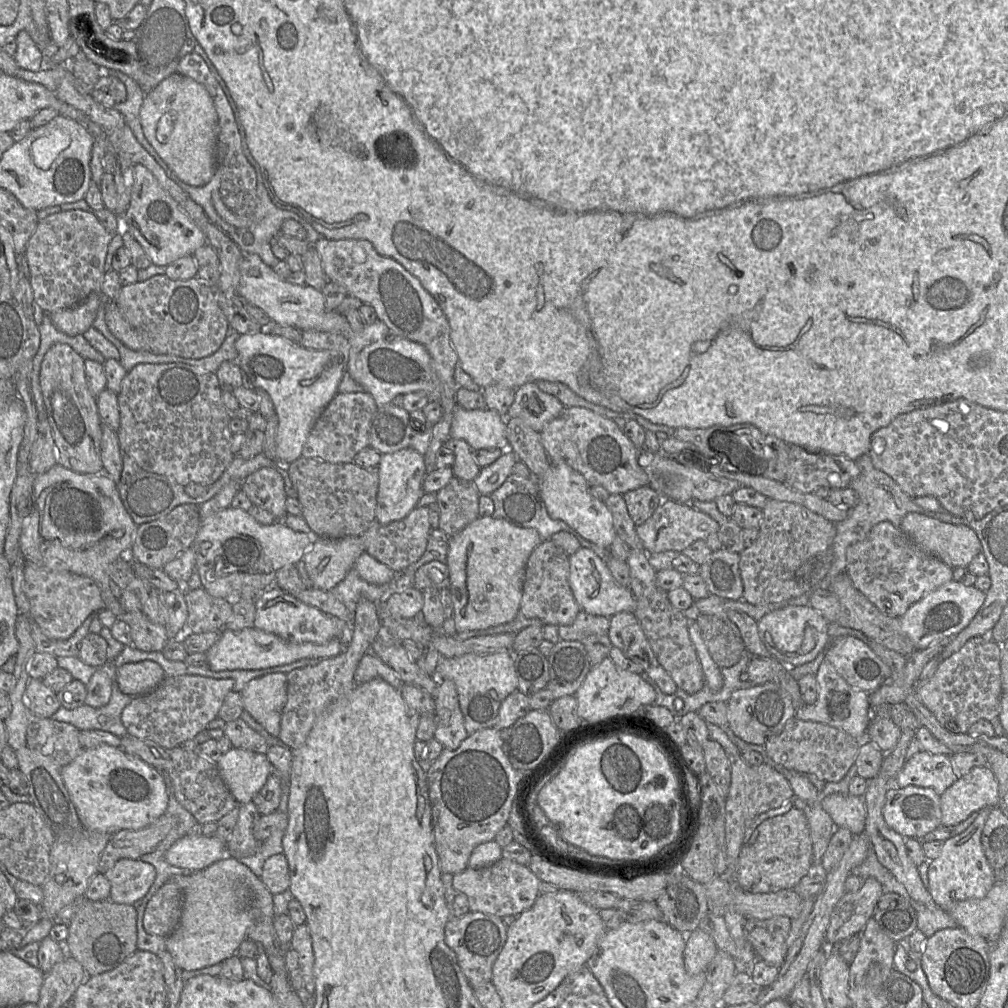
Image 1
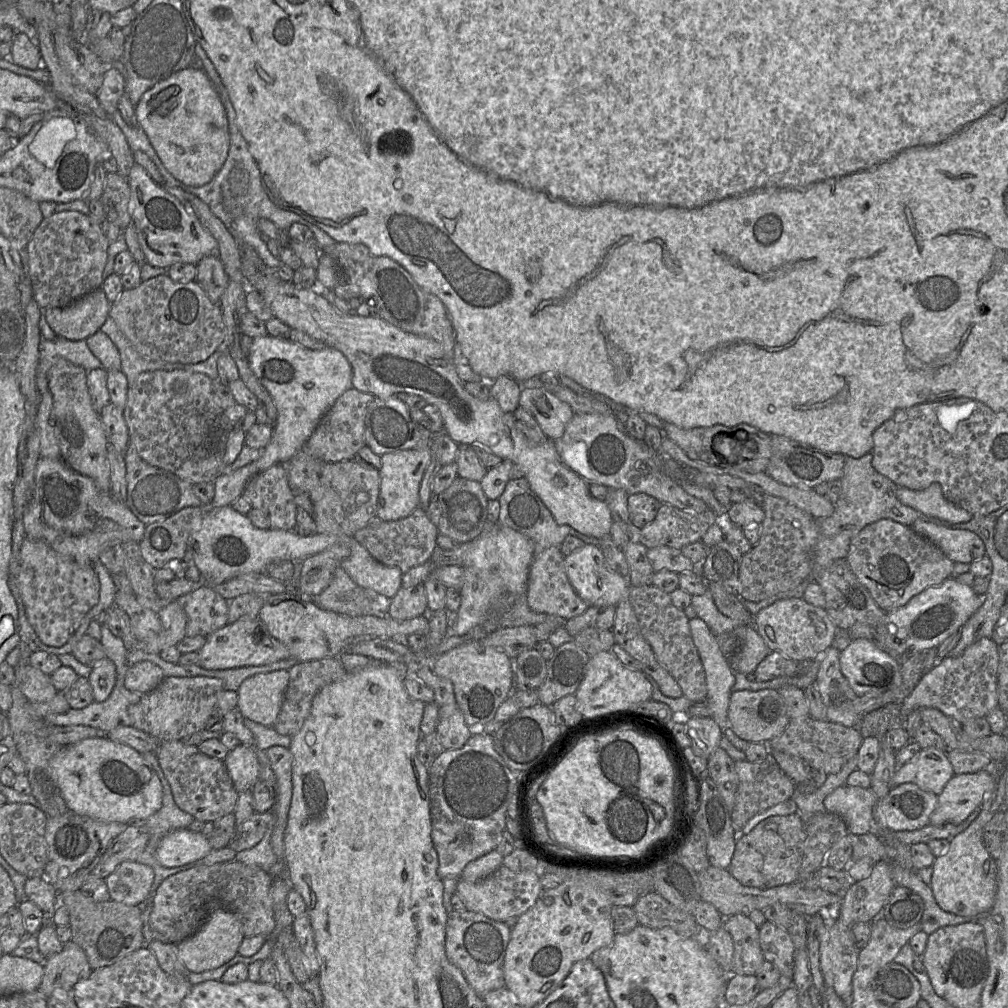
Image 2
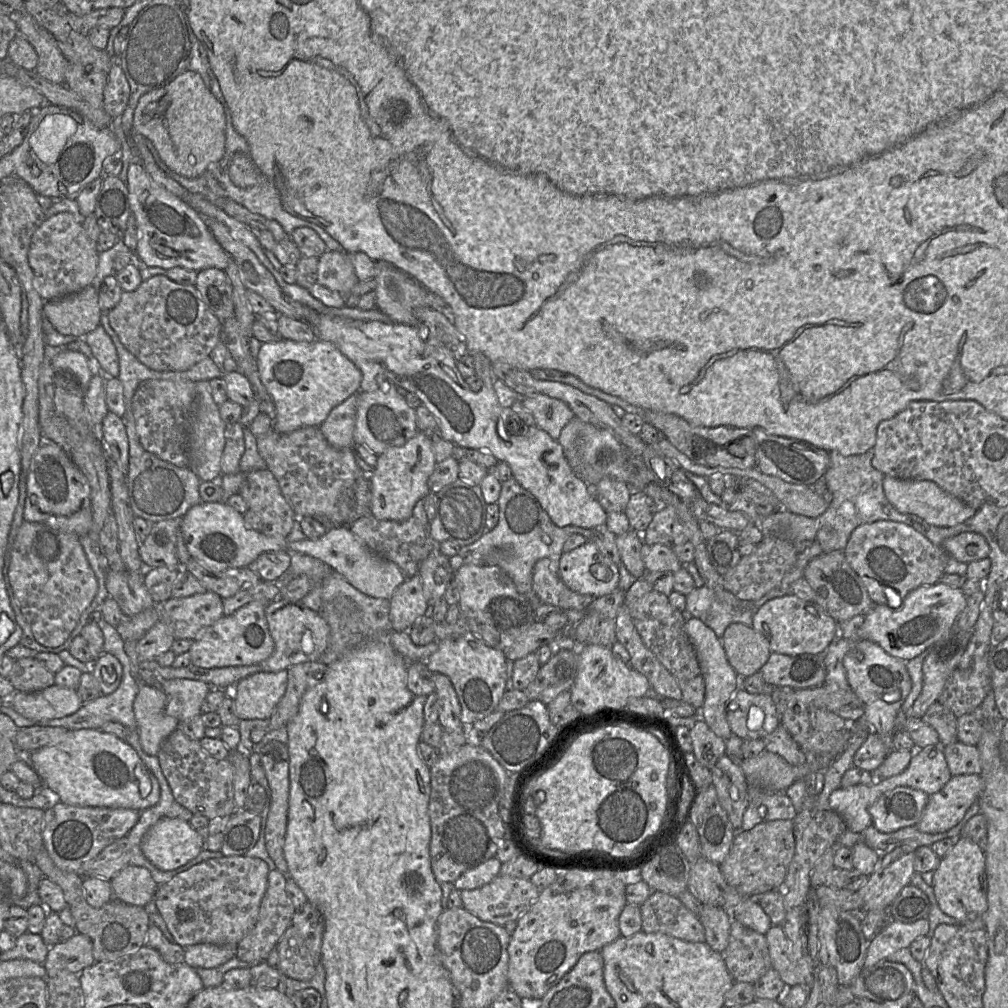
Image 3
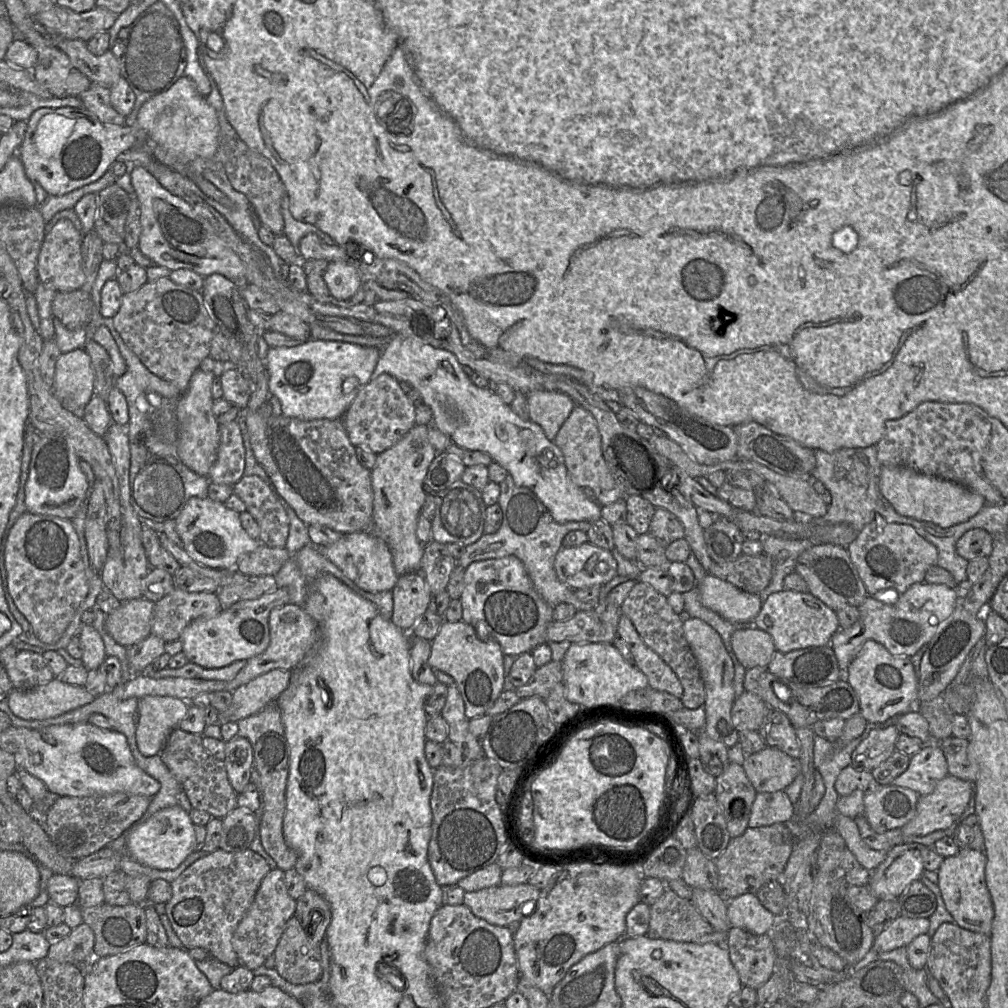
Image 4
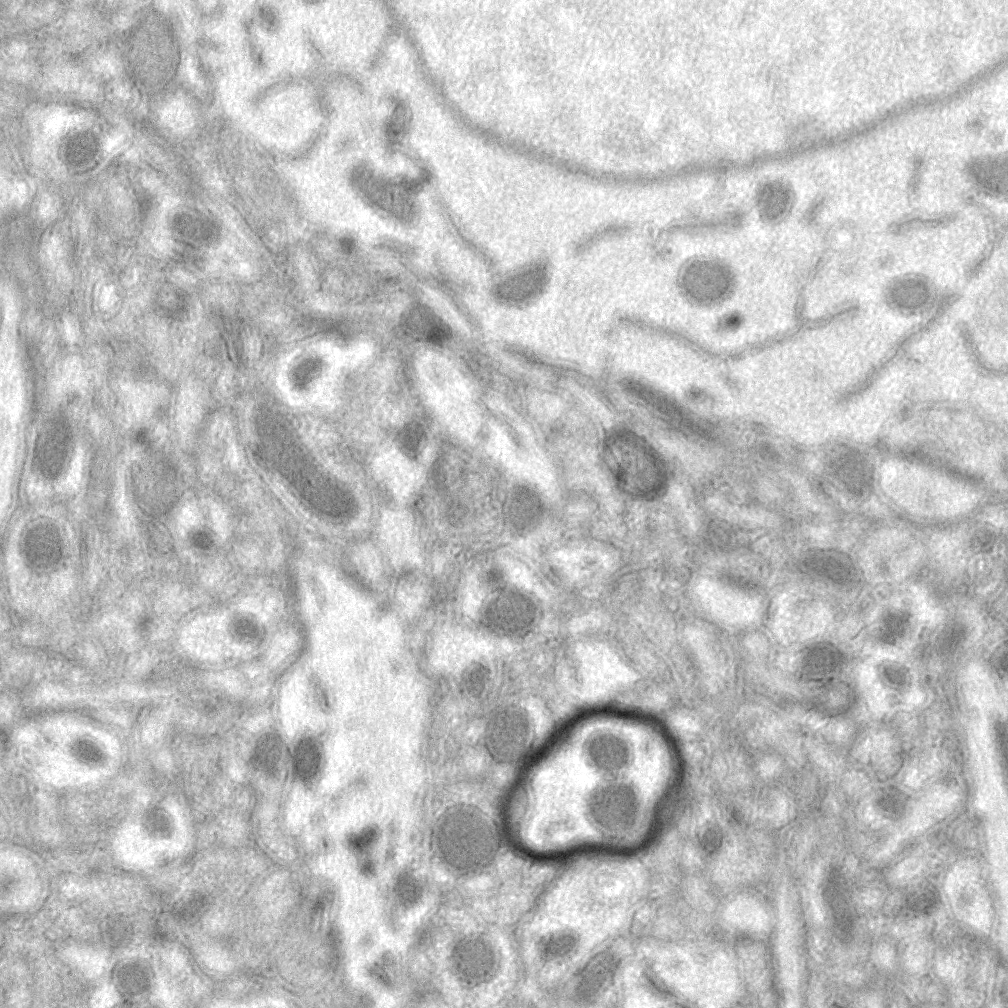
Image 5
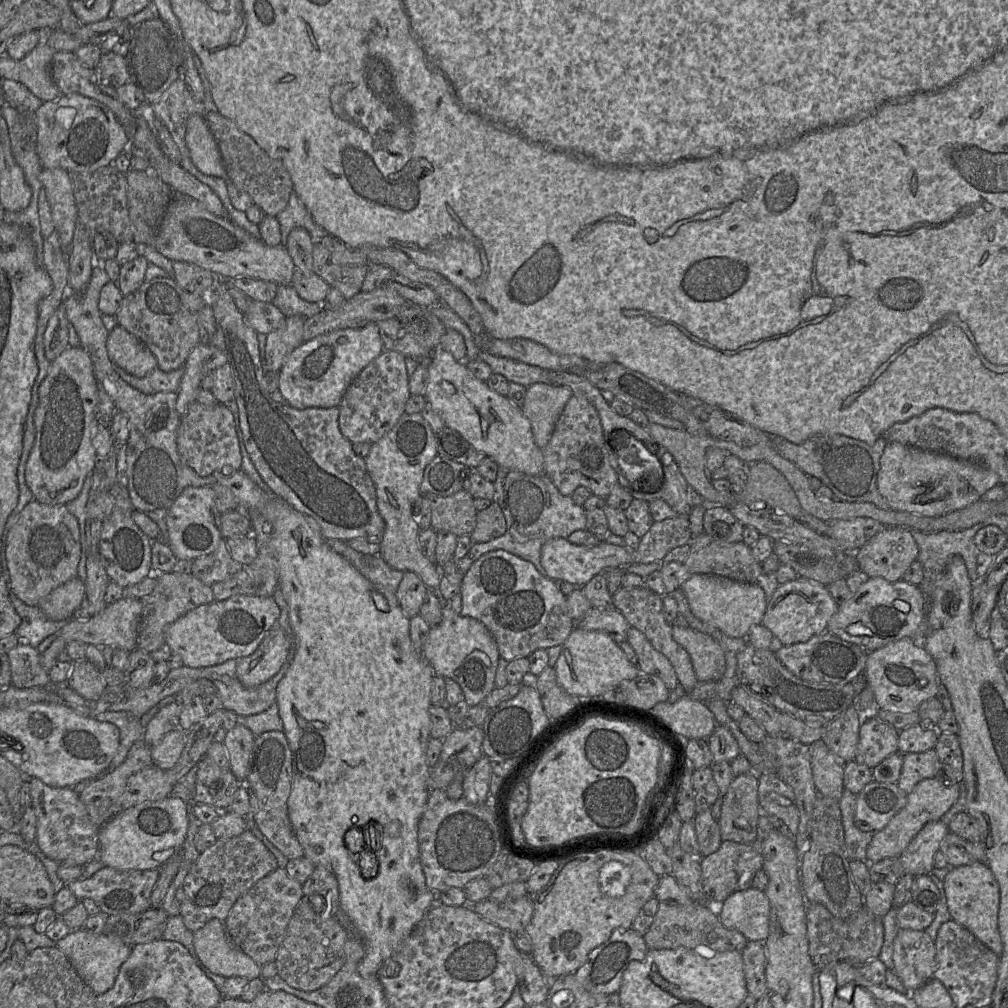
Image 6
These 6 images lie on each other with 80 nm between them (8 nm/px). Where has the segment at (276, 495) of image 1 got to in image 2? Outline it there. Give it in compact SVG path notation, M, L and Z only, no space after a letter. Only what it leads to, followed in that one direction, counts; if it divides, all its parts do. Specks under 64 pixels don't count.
M282 464L253 476L242 495L269 519L271 529L291 531L297 525L297 505Z

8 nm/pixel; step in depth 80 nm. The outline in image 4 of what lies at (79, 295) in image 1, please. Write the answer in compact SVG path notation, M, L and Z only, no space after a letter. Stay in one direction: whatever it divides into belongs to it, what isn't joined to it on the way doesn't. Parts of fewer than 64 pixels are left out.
M61 219L53 225L38 251L37 275L40 283L56 292L69 292L82 287L85 282L81 253L83 236L68 219Z

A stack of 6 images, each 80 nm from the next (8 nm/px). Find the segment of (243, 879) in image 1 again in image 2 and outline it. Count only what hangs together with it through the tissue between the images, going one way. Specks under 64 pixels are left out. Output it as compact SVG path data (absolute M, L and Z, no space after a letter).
M218 910L194 935L174 944L177 944L179 958L188 971L204 972L230 961L237 954L243 938L242 923L239 918L232 912Z

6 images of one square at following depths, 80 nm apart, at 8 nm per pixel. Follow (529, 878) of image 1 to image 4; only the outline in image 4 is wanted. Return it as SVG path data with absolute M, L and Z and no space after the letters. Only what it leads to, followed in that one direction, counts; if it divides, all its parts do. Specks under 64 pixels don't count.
M528 883L497 885L478 891L465 892L463 905L486 922L507 927L532 913L540 890Z

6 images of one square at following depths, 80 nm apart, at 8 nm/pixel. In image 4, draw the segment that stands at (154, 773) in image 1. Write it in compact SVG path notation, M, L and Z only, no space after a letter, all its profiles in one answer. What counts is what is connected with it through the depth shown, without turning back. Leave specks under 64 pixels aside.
M89 723L31 729L23 746L13 755L16 770L29 772L40 779L49 792L61 797L88 797L122 792L152 798L160 790L160 783L136 765L123 734Z

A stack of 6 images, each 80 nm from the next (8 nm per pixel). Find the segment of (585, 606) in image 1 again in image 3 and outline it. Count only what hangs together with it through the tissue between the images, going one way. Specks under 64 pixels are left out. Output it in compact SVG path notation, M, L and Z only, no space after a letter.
M592 541L562 553L559 577L572 591L594 598L619 588L618 566L603 555Z

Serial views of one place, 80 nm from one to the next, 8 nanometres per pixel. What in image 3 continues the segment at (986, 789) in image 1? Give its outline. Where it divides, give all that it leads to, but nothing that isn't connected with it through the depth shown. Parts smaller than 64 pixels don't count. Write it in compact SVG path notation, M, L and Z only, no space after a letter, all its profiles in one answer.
M980 775L952 776L940 791L929 795L916 828L928 834L947 832L963 819L981 792Z

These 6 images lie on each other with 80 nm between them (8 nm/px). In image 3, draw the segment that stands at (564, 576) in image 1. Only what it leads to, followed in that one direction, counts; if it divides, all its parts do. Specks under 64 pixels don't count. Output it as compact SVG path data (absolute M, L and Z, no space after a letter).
M541 558L533 569L532 588L542 603L561 611L584 611L595 599L589 594L580 594L568 588L560 577L550 569L550 560Z

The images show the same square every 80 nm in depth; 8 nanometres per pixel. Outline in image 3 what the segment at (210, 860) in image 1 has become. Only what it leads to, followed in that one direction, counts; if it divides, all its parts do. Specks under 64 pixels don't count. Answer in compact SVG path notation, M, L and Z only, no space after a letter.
M162 818L143 836L144 856L163 871L174 870L198 856L204 849L201 836L189 822Z

